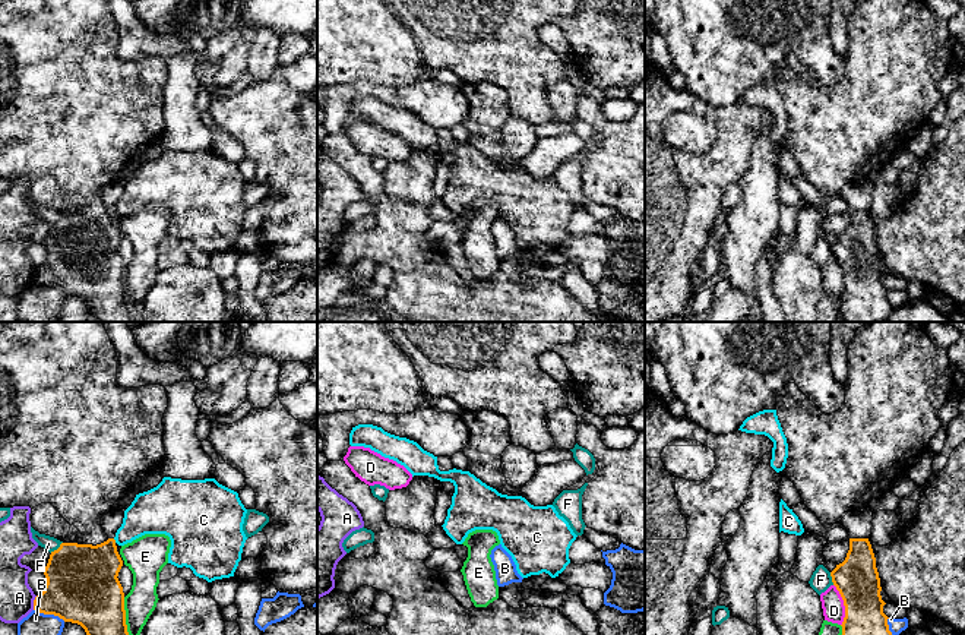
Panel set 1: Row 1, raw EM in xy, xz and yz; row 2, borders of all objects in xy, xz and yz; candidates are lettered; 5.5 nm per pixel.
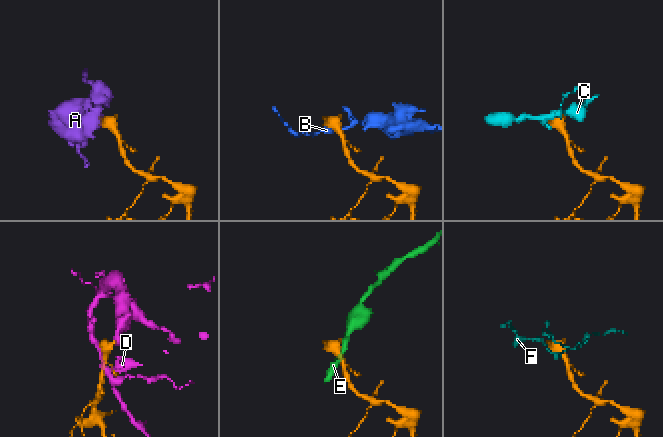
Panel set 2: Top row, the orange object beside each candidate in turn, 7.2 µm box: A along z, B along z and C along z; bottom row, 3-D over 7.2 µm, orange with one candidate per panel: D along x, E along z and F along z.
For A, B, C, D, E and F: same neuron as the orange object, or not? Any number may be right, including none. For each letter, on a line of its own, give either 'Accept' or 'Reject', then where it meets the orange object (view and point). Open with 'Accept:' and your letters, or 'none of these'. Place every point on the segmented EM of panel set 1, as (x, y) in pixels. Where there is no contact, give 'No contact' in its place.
Accept: none of these
A: Reject. Touches orange at xy (34, 603)
B: Reject. Touches orange at xy (50, 613)
C: Reject. Touches orange at xy (114, 540)
D: Reject. Touches orange at yz (844, 605)
E: Reject. Touches orange at xy (125, 616)
F: Reject. Touches orange at xy (57, 549)

